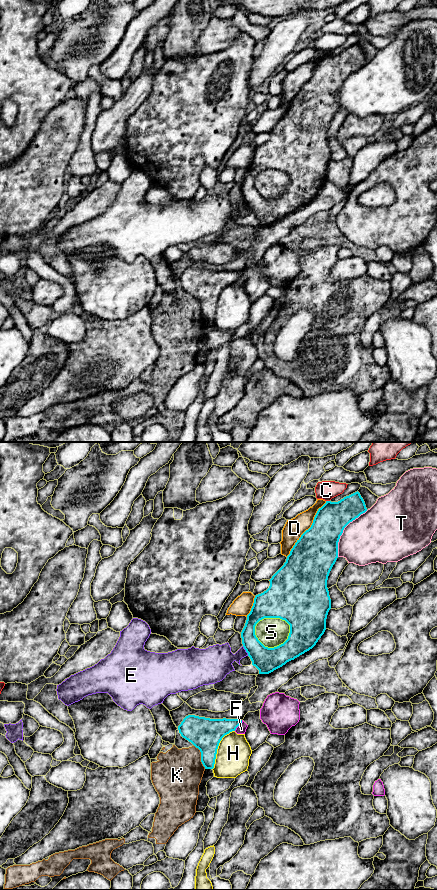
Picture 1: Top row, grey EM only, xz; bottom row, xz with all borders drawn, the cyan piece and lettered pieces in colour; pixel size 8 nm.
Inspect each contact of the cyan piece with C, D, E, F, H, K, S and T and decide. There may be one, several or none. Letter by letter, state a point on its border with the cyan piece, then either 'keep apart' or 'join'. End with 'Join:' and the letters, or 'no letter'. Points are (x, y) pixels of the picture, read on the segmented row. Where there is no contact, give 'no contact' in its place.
C: meets cyan in xz at (328, 501); keep apart
D: meets cyan in xz at (308, 529); keep apart
E: meets cyan in xz at (246, 651); keep apart
F: meets cyan in xz at (239, 724); keep apart
H: meets cyan in xz at (217, 748); keep apart
K: meets cyan in xz at (201, 757); keep apart
S: meets cyan in xz at (268, 617); keep apart
T: meets cyan in xz at (342, 531); keep apart
Join: no letter

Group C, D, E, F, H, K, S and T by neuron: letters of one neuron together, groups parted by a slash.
C / D / E / F / H / K / S / T

